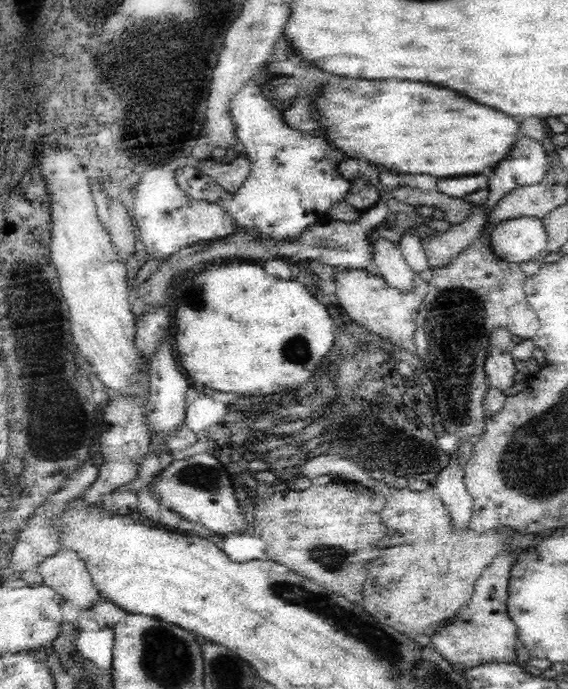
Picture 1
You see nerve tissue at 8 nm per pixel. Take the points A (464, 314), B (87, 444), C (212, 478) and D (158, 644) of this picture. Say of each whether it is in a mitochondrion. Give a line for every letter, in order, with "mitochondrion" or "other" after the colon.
A: mitochondrion
B: other
C: mitochondrion
D: mitochondrion

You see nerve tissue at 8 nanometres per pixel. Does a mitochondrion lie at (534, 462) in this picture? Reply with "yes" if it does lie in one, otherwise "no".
yes

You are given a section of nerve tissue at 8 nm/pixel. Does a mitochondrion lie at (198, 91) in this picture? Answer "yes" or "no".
no

